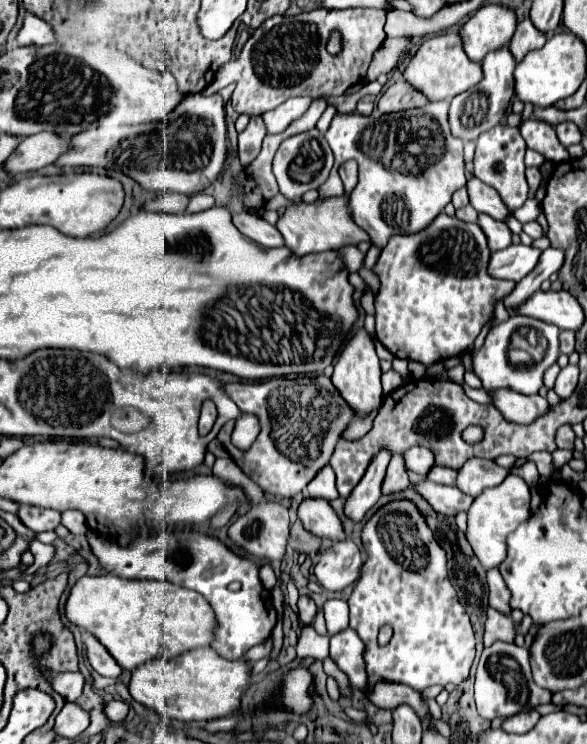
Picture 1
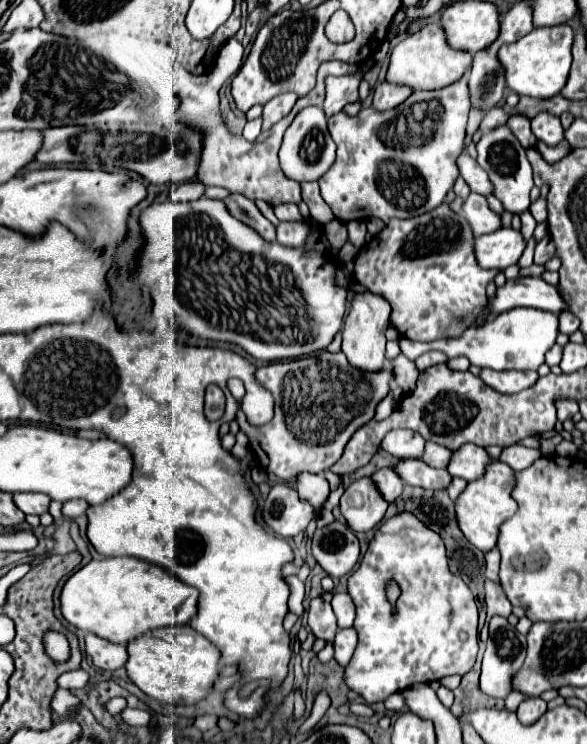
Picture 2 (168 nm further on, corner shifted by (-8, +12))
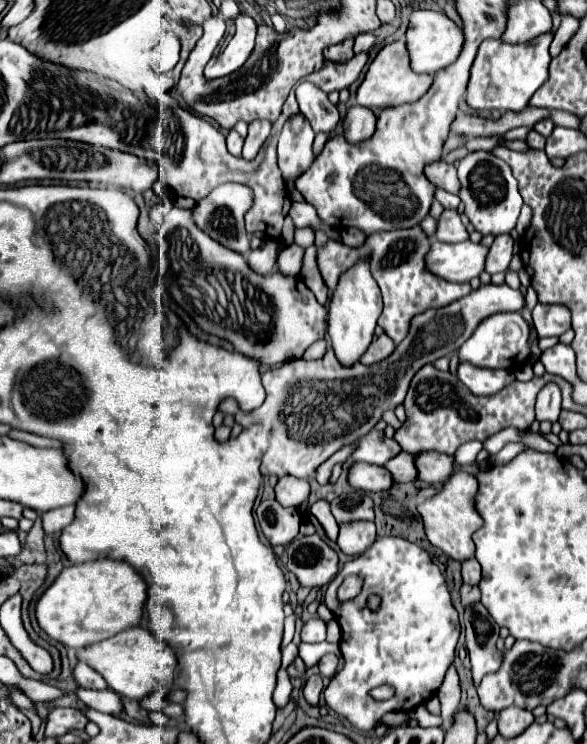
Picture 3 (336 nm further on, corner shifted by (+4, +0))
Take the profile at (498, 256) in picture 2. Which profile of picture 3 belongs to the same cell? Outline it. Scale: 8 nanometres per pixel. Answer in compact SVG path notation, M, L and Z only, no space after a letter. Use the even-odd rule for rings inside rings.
M470 240L460 244L434 242L426 256L426 266L446 280L470 282L484 272L488 250L488 246Z

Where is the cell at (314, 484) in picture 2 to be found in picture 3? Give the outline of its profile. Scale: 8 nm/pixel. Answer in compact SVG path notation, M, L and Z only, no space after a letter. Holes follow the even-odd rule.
M284 476L276 484L276 500L282 506L294 506L298 508L302 502L306 502L310 496L310 484L302 478Z

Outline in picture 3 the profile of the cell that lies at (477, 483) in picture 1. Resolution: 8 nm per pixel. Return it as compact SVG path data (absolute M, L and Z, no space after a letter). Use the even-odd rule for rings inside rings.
M420 452L416 456L416 468L420 468L420 480L438 486L446 484L454 474L454 458L440 452Z

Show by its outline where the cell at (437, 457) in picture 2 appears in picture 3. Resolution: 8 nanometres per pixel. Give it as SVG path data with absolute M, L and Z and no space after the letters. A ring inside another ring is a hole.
M400 452L400 456L388 460L386 468L392 472L396 482L414 482L418 480L418 468L416 468L416 454Z

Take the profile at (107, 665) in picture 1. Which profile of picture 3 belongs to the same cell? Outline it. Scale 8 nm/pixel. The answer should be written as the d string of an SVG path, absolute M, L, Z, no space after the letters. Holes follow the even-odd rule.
M78 660L76 668L74 668L74 680L78 682L78 686L82 688L94 688L94 690L104 690L108 684L104 680L104 676L100 672L96 672L94 668L90 668L88 664L84 664L82 660Z

